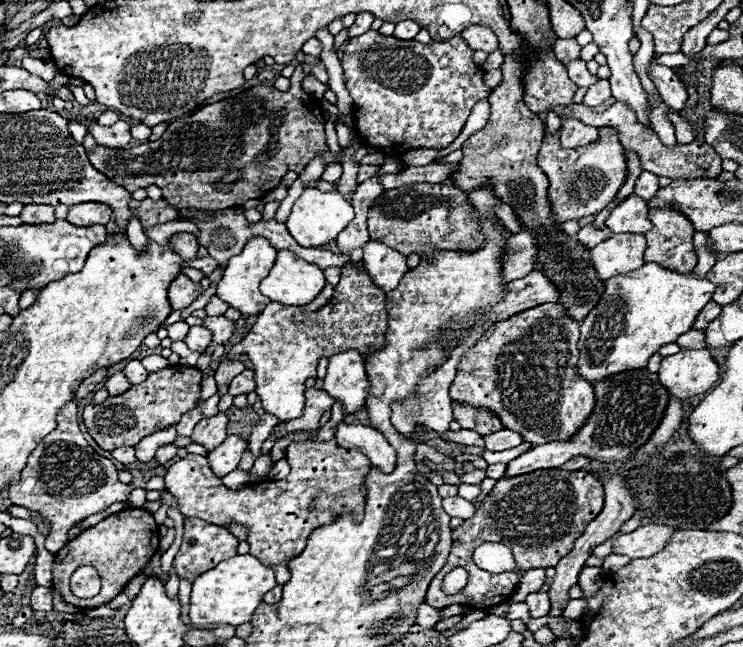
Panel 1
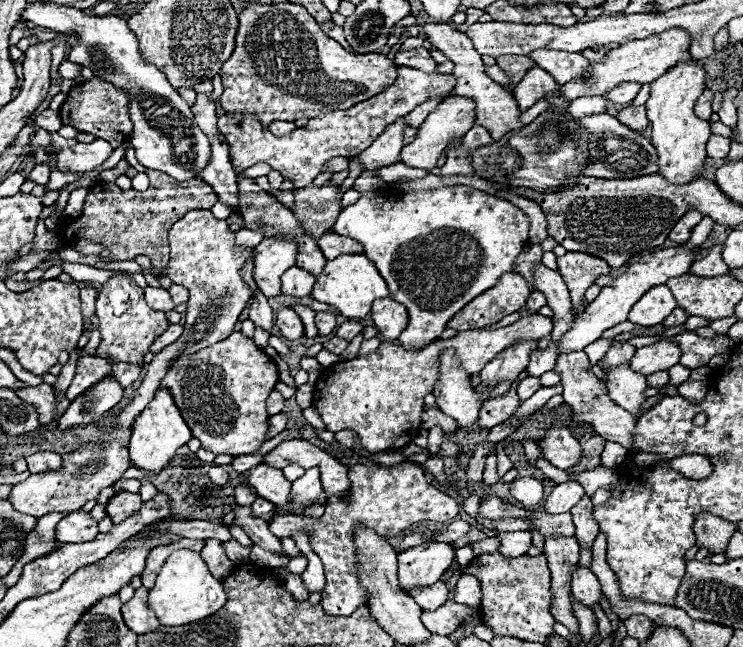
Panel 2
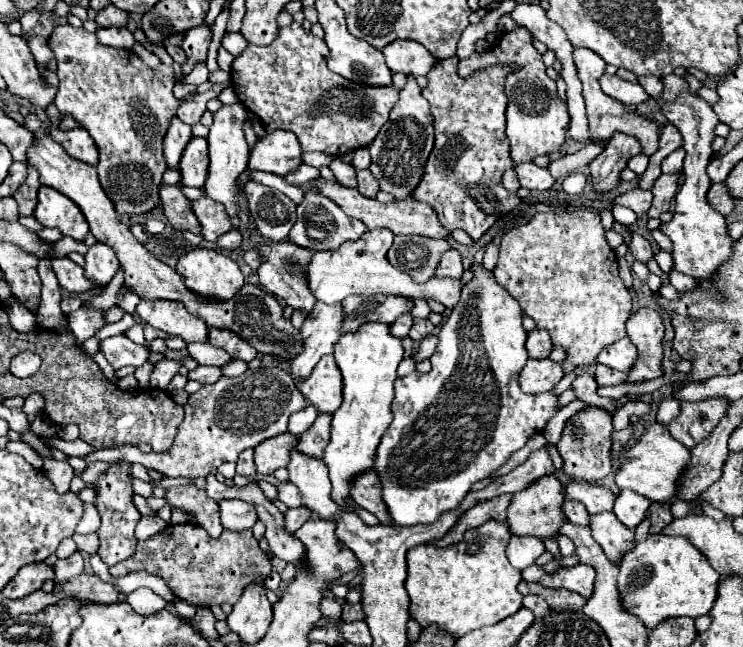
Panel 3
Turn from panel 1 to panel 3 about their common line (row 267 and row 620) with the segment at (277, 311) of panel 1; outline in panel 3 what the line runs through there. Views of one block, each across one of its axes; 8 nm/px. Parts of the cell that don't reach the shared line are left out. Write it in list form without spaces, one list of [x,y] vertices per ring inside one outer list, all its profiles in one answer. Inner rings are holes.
[[[346,604],[346,606],[344,606],[344,610],[342,610],[342,620],[344,620],[344,622],[364,620],[364,612],[362,612],[360,604],[356,604],[356,606],[350,606],[350,604]]]

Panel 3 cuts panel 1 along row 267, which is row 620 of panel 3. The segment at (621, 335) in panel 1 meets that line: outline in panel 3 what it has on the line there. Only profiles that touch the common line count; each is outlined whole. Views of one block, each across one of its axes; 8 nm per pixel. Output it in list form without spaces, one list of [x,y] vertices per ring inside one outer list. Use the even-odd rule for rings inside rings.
[[[648,536],[644,542],[624,556],[620,562],[618,590],[624,606],[636,614],[646,628],[654,628],[664,618],[698,618],[708,614],[716,602],[720,574],[712,570],[712,564],[680,536]]]

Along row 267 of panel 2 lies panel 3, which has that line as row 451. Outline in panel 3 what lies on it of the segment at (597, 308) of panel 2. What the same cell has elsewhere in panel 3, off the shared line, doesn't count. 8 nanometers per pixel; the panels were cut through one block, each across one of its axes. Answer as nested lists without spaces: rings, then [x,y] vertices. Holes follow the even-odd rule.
[[[650,424],[644,436],[626,452],[626,458],[620,466],[620,472],[616,474],[616,484],[620,488],[636,490],[638,494],[650,498],[650,500],[672,500],[676,496],[676,490],[680,488],[680,478],[684,476],[684,470],[688,470],[688,462],[692,460],[692,454],[686,446],[676,442],[670,432],[660,424]]]

